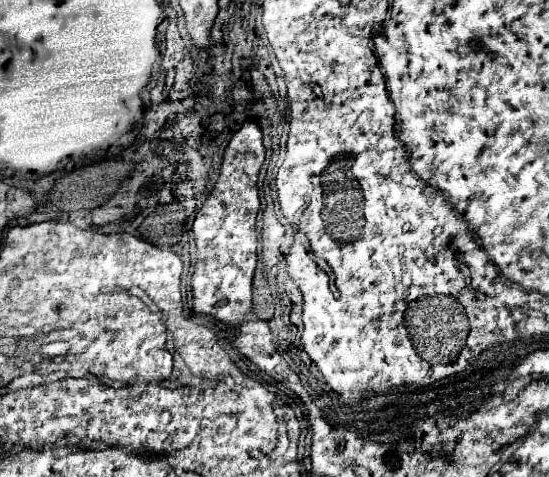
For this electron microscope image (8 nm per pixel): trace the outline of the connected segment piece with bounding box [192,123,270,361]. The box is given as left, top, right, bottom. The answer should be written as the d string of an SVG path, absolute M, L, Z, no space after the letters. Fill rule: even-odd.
M244 123L230 139L220 177L196 213L192 231L196 239L196 267L192 275L192 307L196 313L214 315L226 325L238 327L238 349L250 361L262 345L262 337L270 337L270 327L256 317L252 311L252 282L256 269L256 213L260 209L258 201L258 171L264 163L262 129L258 123ZM212 283L212 285L210 285ZM212 289L212 299L210 299Z

